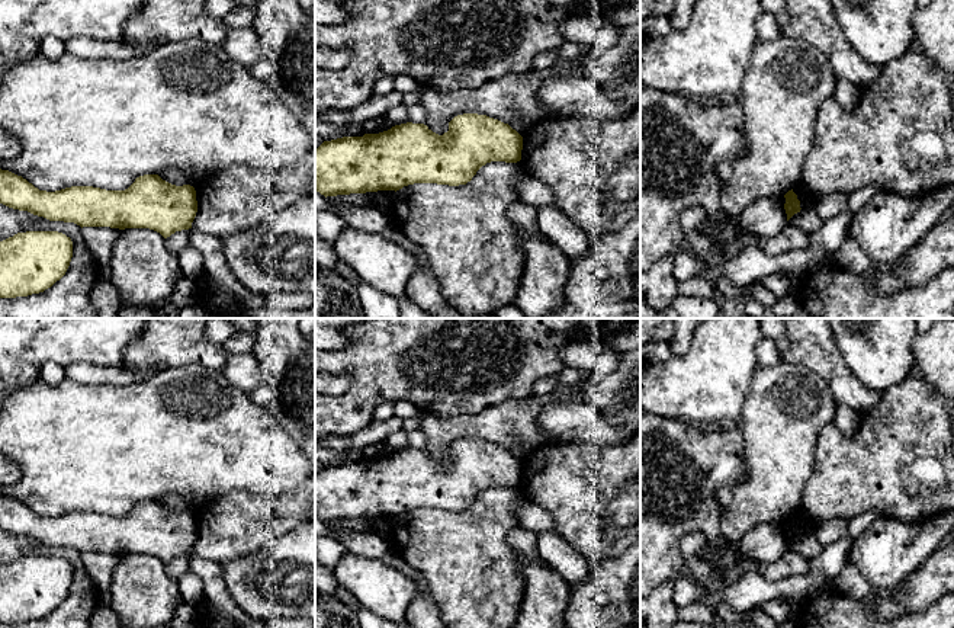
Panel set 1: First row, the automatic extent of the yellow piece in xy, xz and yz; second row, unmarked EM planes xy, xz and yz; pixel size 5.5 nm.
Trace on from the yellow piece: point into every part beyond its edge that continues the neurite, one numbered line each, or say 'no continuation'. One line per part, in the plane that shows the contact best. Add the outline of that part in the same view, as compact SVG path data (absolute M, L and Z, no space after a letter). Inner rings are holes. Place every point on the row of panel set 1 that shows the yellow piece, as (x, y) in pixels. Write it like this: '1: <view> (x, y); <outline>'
no continuation

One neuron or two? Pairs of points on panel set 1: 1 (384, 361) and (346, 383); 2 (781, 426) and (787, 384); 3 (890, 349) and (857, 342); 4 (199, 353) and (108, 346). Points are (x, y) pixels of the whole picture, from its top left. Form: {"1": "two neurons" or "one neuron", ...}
{"1": "two neurons", "2": "one neuron", "3": "one neuron", "4": "two neurons"}

